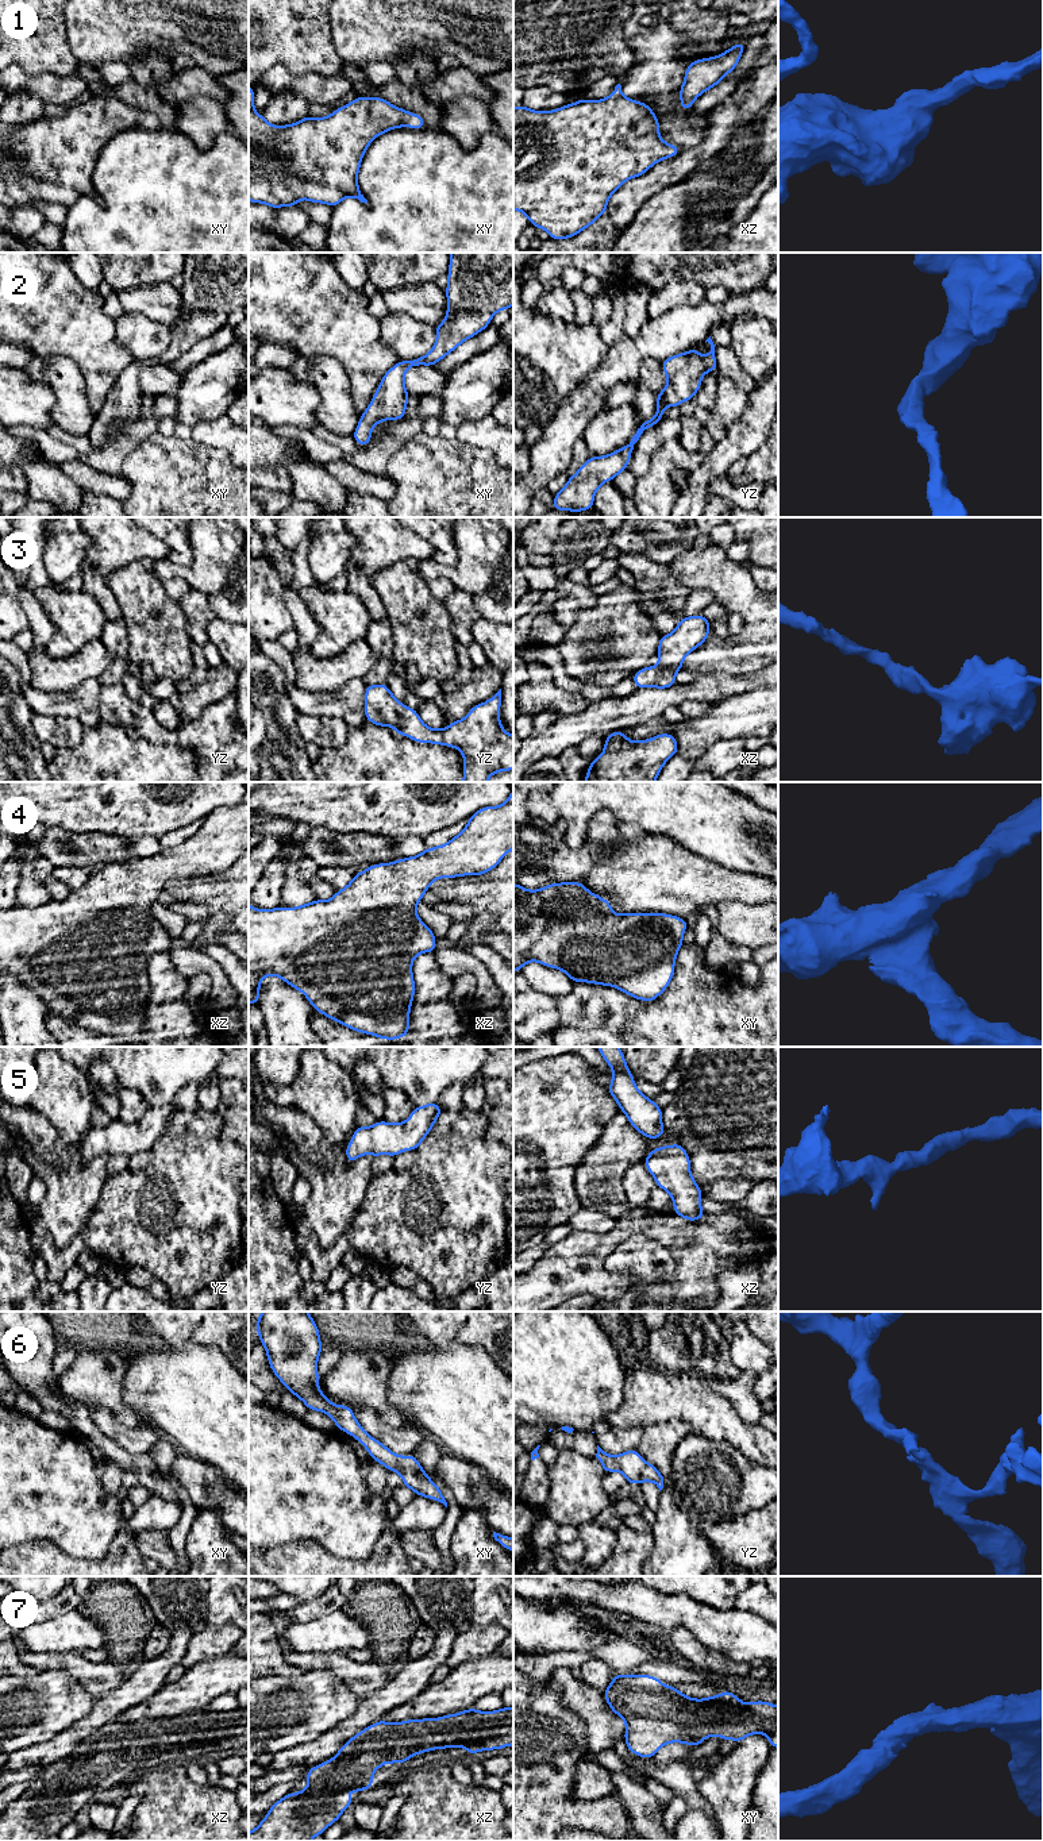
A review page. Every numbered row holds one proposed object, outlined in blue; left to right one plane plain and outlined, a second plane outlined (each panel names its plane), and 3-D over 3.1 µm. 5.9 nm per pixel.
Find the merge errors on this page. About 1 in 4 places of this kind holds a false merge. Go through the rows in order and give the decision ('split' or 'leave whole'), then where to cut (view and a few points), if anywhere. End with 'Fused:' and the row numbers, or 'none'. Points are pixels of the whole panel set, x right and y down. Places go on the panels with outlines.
1: leave whole | no cut
2: leave whole | no cut
3: leave whole | no cut
4: leave whole | no cut
5: leave whole | no cut
6: leave whole | no cut
7: leave whole | no cut
Fused: none

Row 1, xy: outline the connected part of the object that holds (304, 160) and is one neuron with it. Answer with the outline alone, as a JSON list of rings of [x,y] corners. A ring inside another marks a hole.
[[[249,86],[249,201],[274,209],[295,207],[304,199],[336,207],[346,197],[367,203],[358,188],[358,172],[367,146],[392,128],[426,127],[424,119],[392,105],[382,97],[358,96],[326,118],[304,118],[286,126],[272,126],[254,109]]]

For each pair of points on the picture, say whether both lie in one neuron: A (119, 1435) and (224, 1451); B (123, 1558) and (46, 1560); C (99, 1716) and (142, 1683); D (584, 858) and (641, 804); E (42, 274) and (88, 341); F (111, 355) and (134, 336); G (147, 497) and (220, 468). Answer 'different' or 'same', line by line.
A: different
B: same
C: same
D: different
E: same
F: different
G: same

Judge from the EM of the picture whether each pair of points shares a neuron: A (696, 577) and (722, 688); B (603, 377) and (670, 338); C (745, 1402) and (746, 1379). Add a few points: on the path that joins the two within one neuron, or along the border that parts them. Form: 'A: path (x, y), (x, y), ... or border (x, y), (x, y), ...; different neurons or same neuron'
A: border (750, 673), (739, 676), (697, 676); different neurons
B: path (619, 364), (632, 350), (654, 341); same neuron
C: path (745, 1397), (745, 1385); same neuron

